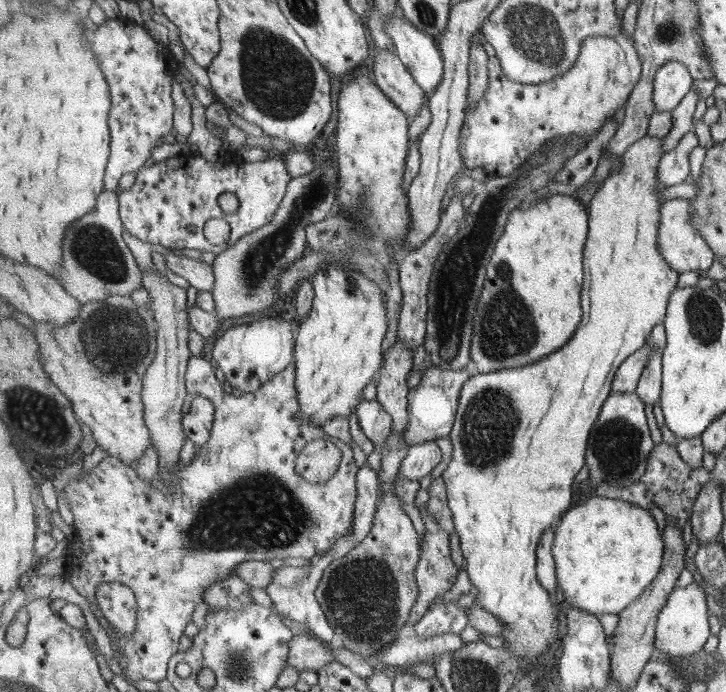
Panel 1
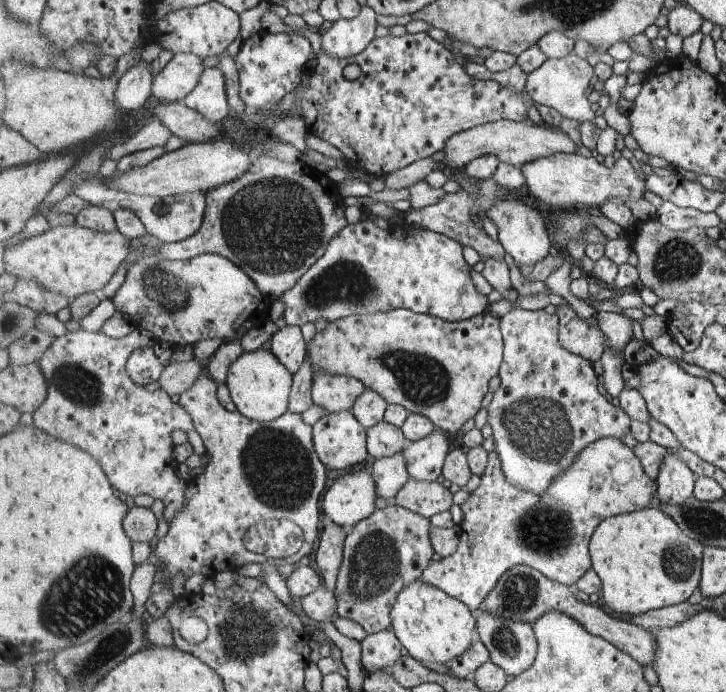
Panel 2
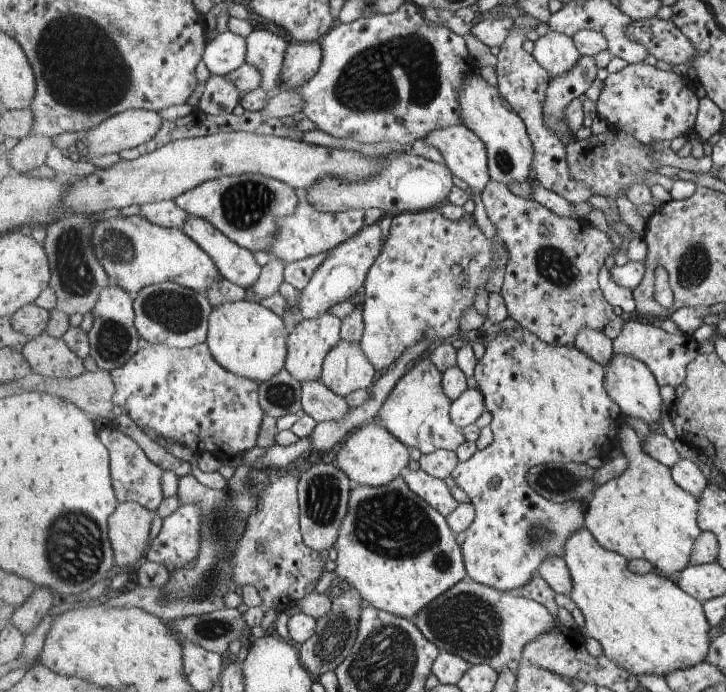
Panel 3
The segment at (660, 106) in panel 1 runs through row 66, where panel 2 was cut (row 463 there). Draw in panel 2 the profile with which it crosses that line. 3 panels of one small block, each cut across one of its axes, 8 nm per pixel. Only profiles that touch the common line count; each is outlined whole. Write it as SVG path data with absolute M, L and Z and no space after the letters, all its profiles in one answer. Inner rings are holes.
M667 454L656 481L656 498L665 504L683 506L694 496L697 476L677 454Z

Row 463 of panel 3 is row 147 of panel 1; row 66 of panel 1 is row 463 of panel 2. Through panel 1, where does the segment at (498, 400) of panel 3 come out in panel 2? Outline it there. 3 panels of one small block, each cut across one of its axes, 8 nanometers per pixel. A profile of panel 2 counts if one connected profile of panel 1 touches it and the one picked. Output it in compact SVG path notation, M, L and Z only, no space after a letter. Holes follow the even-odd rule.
M603 438L587 446L577 456L573 466L553 480L545 494L533 494L513 486L507 480L502 460L495 451L489 453L488 468L481 478L480 485L474 490L475 494L471 494L471 498L460 507L464 519L456 527L460 539L457 551L452 556L432 563L422 575L423 582L461 600L474 614L481 610L500 577L513 566L529 566L554 582L575 587L592 570L590 543L603 520L648 508L654 505L657 493L657 484L646 474L639 456L619 438Z

